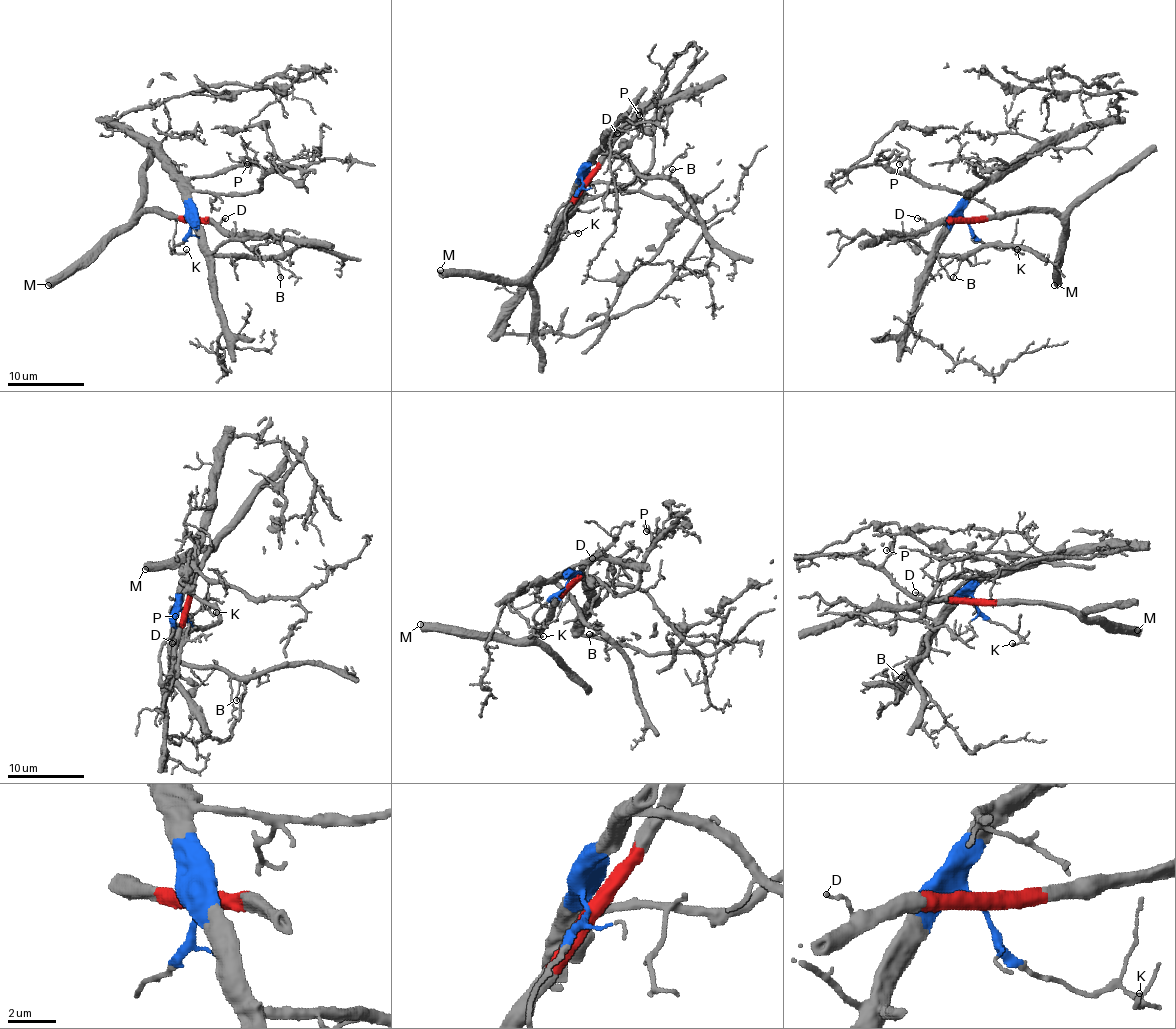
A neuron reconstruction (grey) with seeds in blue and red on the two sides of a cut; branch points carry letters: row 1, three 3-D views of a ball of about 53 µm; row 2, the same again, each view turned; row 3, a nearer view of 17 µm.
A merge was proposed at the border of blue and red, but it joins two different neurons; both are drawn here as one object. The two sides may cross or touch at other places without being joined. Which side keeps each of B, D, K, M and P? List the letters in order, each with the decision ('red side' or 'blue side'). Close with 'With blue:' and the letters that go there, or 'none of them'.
B: blue side
D: red side
K: blue side
M: red side
P: blue side
With blue: B, K, P

